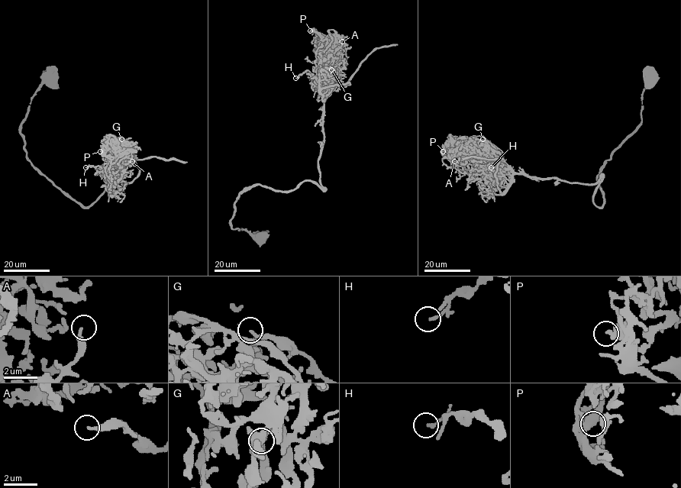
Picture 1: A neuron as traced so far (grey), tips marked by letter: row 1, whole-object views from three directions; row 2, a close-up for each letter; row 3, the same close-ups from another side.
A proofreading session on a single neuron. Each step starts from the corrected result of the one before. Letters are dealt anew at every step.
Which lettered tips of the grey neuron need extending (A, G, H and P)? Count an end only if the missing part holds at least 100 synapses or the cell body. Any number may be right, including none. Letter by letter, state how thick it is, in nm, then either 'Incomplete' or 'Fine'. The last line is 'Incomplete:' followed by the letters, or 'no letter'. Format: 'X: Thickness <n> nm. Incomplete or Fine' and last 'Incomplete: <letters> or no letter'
A: Thickness 240 nm. Fine
G: Thickness 240 nm. Fine
H: Thickness 160 nm. Fine
P: Thickness 400 nm. Fine
Incomplete: no letter

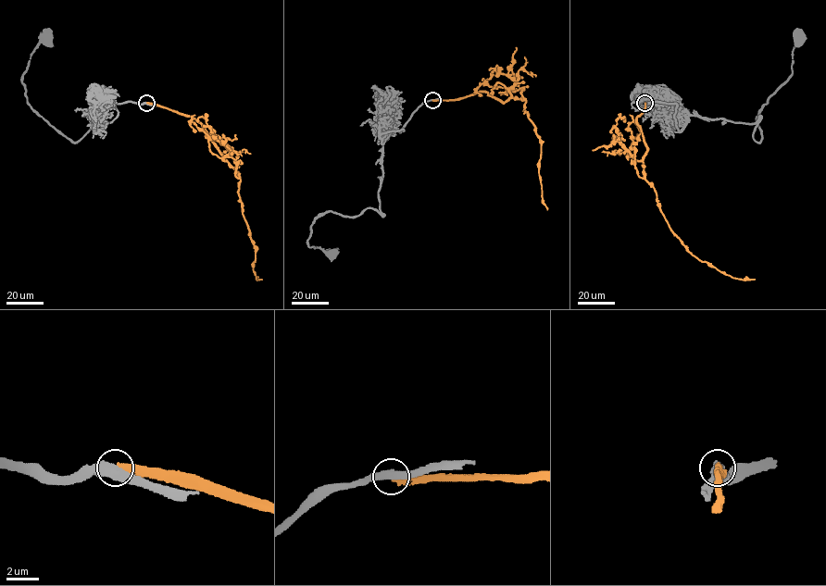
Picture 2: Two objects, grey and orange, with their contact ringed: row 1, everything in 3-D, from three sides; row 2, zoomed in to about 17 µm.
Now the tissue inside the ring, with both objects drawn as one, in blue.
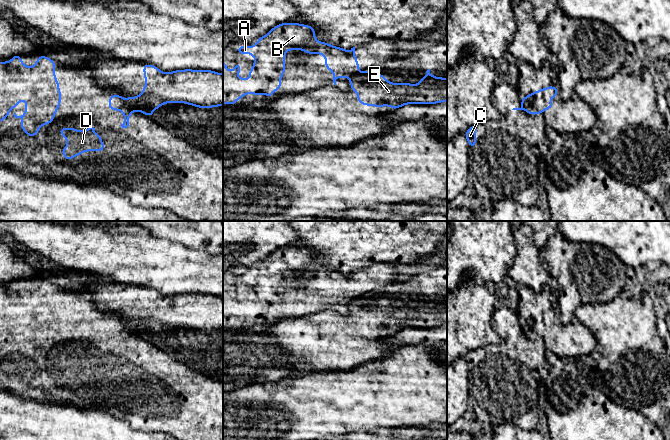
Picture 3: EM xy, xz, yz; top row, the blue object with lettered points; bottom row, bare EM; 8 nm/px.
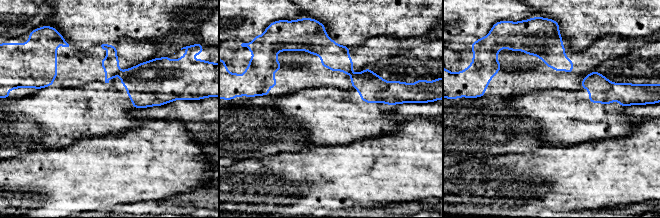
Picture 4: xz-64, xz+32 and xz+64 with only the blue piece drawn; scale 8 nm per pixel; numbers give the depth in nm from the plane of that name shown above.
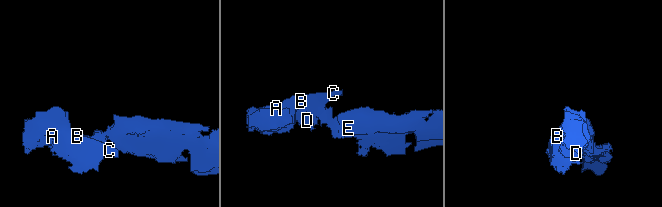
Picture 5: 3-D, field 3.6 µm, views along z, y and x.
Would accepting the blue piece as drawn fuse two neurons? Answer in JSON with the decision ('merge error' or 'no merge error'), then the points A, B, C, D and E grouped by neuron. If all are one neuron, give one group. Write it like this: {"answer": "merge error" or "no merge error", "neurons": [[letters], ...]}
{"answer": "merge error", "neurons": [["A", "B", "C", "D"], ["E"]]}

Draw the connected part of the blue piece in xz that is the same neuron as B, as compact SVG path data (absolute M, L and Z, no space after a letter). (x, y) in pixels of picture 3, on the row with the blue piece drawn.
M281 23L272 28L264 37L257 38L256 46L238 46L238 54L252 54L256 61L249 71L249 80L236 78L235 74L241 73L241 63L238 62L230 73L225 67L228 62L223 62L223 104L235 105L235 100L240 100L243 95L265 94L273 98L273 91L281 89L281 76L285 74L285 52L287 50L304 50L307 54L322 54L325 59L325 68L333 71L333 83L336 85L338 77L352 78L359 74L359 63L355 57L355 47L350 51L315 39L315 29L309 25L299 23Z

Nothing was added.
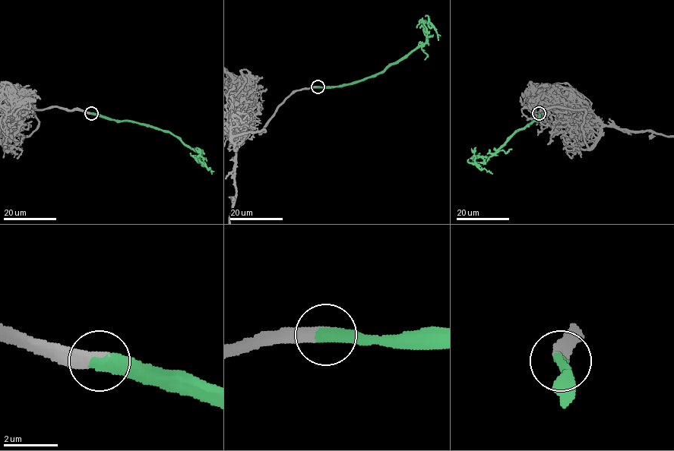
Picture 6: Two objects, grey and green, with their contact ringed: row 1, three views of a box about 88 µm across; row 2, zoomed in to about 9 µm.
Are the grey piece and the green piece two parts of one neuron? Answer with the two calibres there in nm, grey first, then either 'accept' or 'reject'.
320 nm thick on the grey side, 480 nm on the other; accept

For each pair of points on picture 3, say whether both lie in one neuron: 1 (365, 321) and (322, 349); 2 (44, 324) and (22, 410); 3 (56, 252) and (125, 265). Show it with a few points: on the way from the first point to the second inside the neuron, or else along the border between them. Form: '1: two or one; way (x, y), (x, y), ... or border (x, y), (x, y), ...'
1: one; way (354, 332), (344, 342), (333, 342)
2: two; border (10, 391), (24, 395)
3: one; way (73, 252), (108, 252)

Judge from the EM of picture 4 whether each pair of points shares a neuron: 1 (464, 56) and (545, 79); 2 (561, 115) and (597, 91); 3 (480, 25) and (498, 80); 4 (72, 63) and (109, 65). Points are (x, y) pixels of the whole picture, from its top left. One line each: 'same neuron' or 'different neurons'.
1: same neuron
2: same neuron
3: different neurons
4: same neuron

